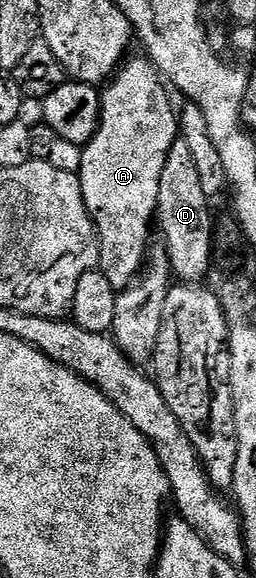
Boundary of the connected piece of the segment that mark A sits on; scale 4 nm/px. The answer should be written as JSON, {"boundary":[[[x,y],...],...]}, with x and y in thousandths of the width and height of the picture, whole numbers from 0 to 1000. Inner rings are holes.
{"boundary":[[[496,102],[457,130],[410,147],[395,161],[398,211],[359,246],[320,256],[313,310],[336,362],[367,381],[367,396],[383,400],[383,455],[406,481],[422,481],[453,502],[488,498],[555,469],[555,460],[578,448],[578,431],[594,422],[586,391],[594,398],[609,381],[625,308],[680,244],[703,235],[699,196],[688,187],[680,194],[664,182],[668,161],[652,147],[582,102],[551,102]]]}

